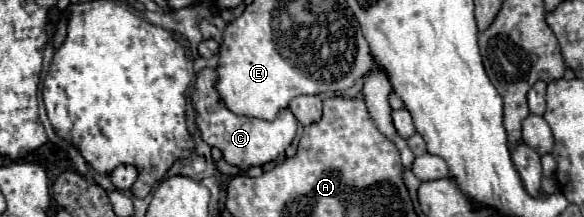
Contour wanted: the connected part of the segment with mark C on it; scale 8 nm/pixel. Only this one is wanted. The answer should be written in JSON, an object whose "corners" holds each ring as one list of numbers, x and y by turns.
{"corners":[[203,69,197,75,195,89,191,95,193,107,197,111,197,127,203,135,203,141,211,147,221,149,223,159,231,165,237,165,243,171,253,165,265,165,265,163,275,161,295,139,295,131,297,131,295,115,289,109,283,109,271,123,257,119,257,117,235,115,225,107,223,99,215,91,215,83,217,83,215,69]]}

